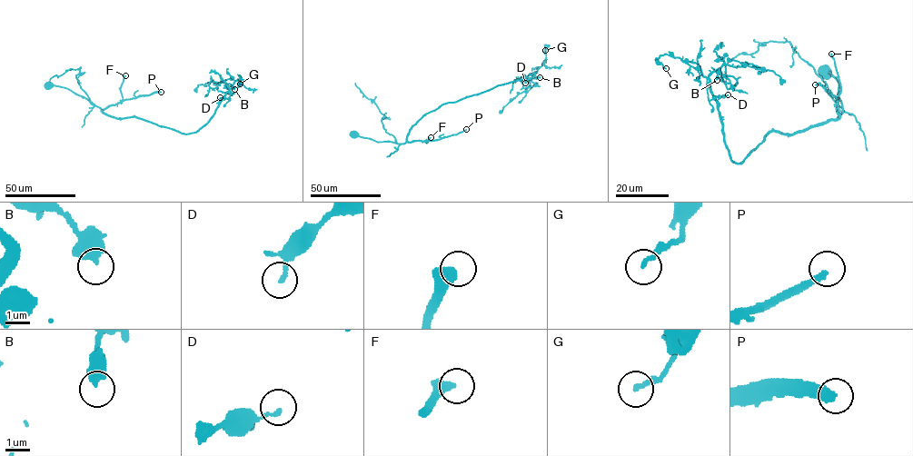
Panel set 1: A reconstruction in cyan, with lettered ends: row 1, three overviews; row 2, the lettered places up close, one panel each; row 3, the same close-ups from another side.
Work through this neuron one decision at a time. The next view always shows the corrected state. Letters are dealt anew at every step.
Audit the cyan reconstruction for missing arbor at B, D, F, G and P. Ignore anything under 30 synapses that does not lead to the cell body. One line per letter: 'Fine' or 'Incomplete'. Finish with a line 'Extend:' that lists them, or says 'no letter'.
B: Fine
D: Fine
F: Incomplete
G: Fine
P: Incomplete
Extend: F, P

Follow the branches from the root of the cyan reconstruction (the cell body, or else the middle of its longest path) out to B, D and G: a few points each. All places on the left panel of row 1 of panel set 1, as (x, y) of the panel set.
B: (48, 85), (67, 88), (117, 118), (136, 116), (184, 133), (208, 122), (227, 84), (234, 89)
D: (48, 85), (67, 88), (117, 118), (136, 116), (184, 133), (203, 127), (230, 94), (230, 101), (220, 97)
G: (48, 85), (67, 88), (117, 118), (136, 116), (189, 133), (208, 122), (240, 75), (240, 84)

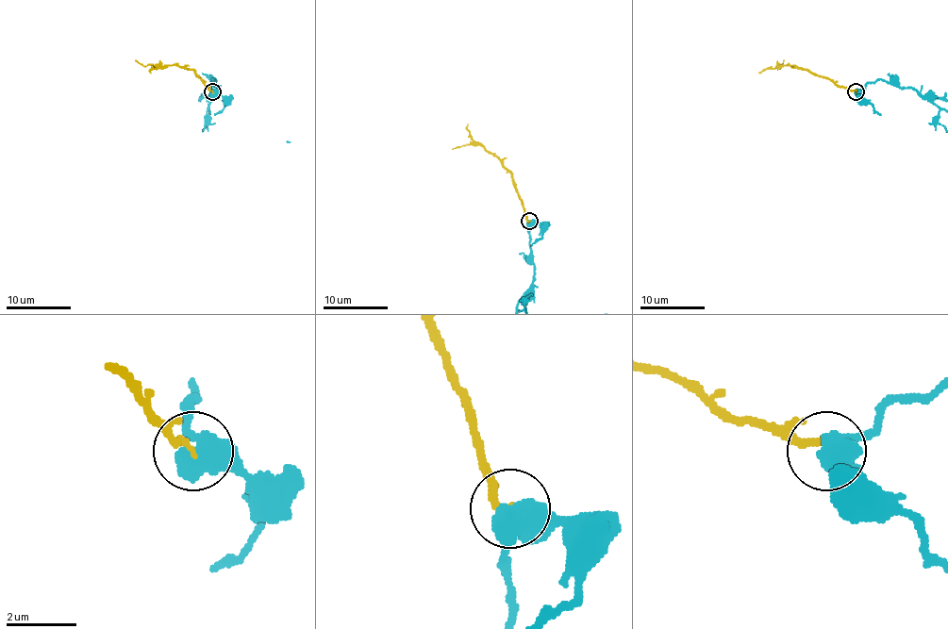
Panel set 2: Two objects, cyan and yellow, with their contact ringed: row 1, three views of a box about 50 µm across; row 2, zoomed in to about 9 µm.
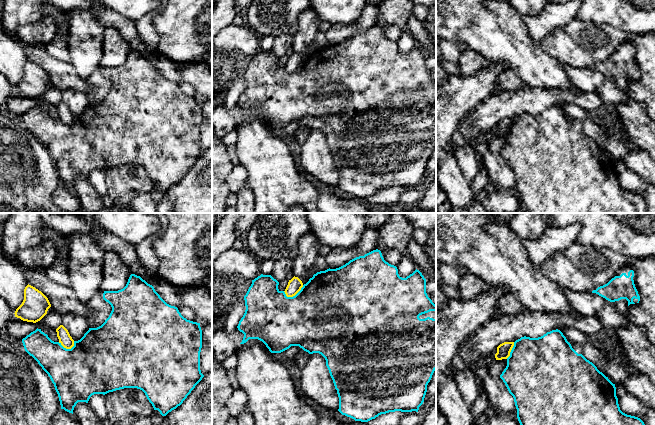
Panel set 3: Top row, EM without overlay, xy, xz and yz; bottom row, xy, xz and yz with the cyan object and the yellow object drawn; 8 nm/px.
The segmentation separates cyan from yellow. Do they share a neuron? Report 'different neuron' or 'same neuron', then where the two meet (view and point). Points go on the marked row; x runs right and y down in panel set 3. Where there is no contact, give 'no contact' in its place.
different neuron; contact xz (293, 296)

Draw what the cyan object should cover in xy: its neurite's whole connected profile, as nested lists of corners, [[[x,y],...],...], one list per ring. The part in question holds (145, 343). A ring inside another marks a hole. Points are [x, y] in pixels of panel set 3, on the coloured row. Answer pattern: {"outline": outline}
{"outline": [[[135,274],[130,275],[128,282],[123,289],[118,291],[104,291],[103,299],[112,307],[112,311],[109,317],[101,326],[97,328],[89,328],[89,330],[80,340],[74,341],[74,346],[71,349],[66,349],[61,345],[61,343],[52,341],[47,334],[42,332],[41,329],[37,328],[35,331],[31,332],[29,335],[22,339],[25,351],[30,356],[32,356],[42,367],[42,369],[48,374],[58,394],[61,409],[64,409],[69,413],[73,414],[74,407],[78,402],[88,403],[90,397],[94,394],[105,395],[109,392],[124,388],[137,388],[145,393],[154,410],[158,410],[162,416],[166,416],[169,412],[176,409],[183,403],[183,401],[195,388],[195,386],[204,377],[200,370],[200,352],[202,348],[202,330],[200,323],[193,322],[184,318],[177,307],[167,304],[155,291],[152,285],[148,284],[140,276],[137,276]]]}

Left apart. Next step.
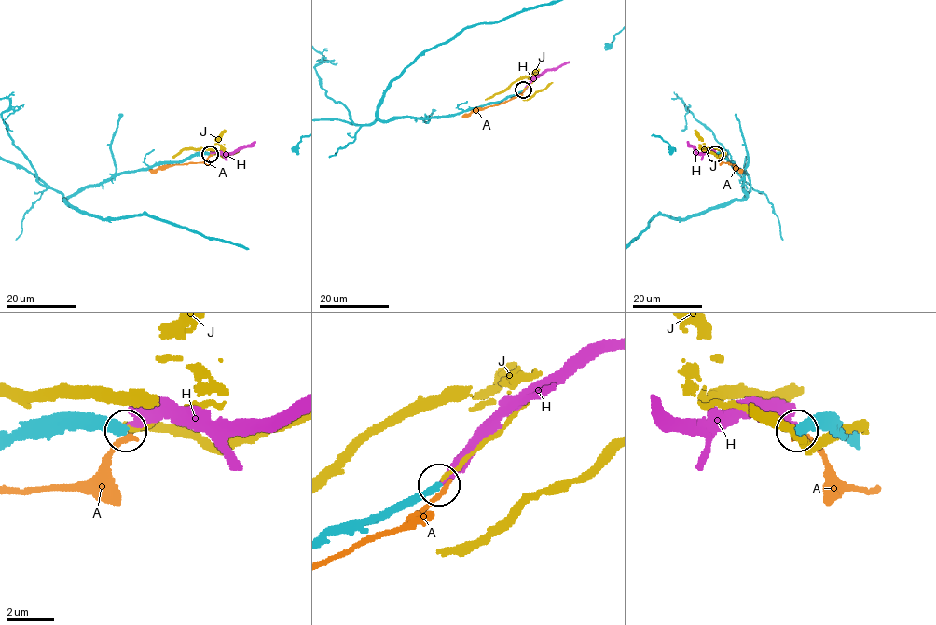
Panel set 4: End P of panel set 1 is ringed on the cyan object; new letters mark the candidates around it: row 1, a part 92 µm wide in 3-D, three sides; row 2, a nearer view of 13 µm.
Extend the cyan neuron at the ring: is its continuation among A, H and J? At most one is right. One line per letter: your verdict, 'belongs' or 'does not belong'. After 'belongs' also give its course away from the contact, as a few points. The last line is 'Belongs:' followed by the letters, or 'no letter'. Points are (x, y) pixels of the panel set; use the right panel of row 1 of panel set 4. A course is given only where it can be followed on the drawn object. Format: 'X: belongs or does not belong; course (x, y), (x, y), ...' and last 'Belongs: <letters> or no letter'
A: does not belong
H: does not belong
J: does not belong
Belongs: no letter

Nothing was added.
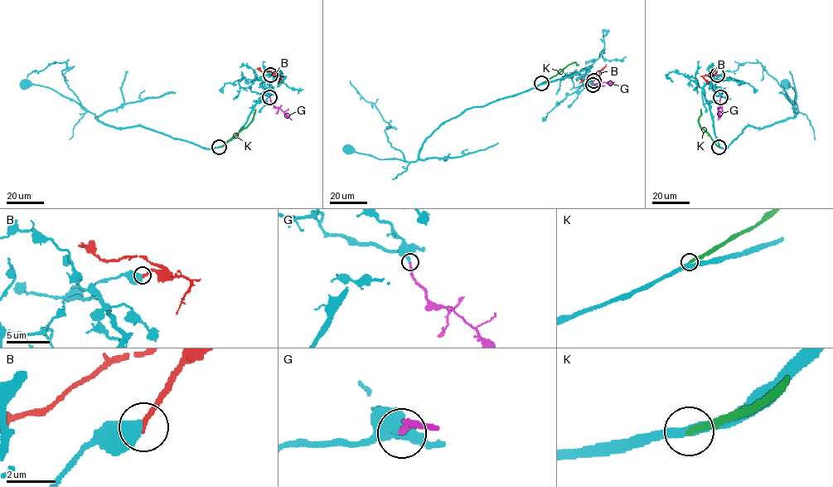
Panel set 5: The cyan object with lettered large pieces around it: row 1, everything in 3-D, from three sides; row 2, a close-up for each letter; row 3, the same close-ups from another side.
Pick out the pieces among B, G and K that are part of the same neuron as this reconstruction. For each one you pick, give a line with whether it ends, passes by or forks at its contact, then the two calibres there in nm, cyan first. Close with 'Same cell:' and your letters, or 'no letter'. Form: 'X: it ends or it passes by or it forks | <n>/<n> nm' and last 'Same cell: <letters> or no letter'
G: it ends | 240/200 nm
Same cell: G

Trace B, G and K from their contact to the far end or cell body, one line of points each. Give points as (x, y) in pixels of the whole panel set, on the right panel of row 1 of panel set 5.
B: (717, 75), (709, 74), (719, 68)
G: (720, 98), (718, 119)
K: (719, 147), (699, 123), (700, 109)

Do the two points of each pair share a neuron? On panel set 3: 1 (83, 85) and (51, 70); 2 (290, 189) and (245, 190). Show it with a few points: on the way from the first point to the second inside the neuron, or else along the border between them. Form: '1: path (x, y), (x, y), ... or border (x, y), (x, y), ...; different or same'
1: path (75, 82), (59, 72); same
2: border (246, 181), (251, 189), (254, 202); different

